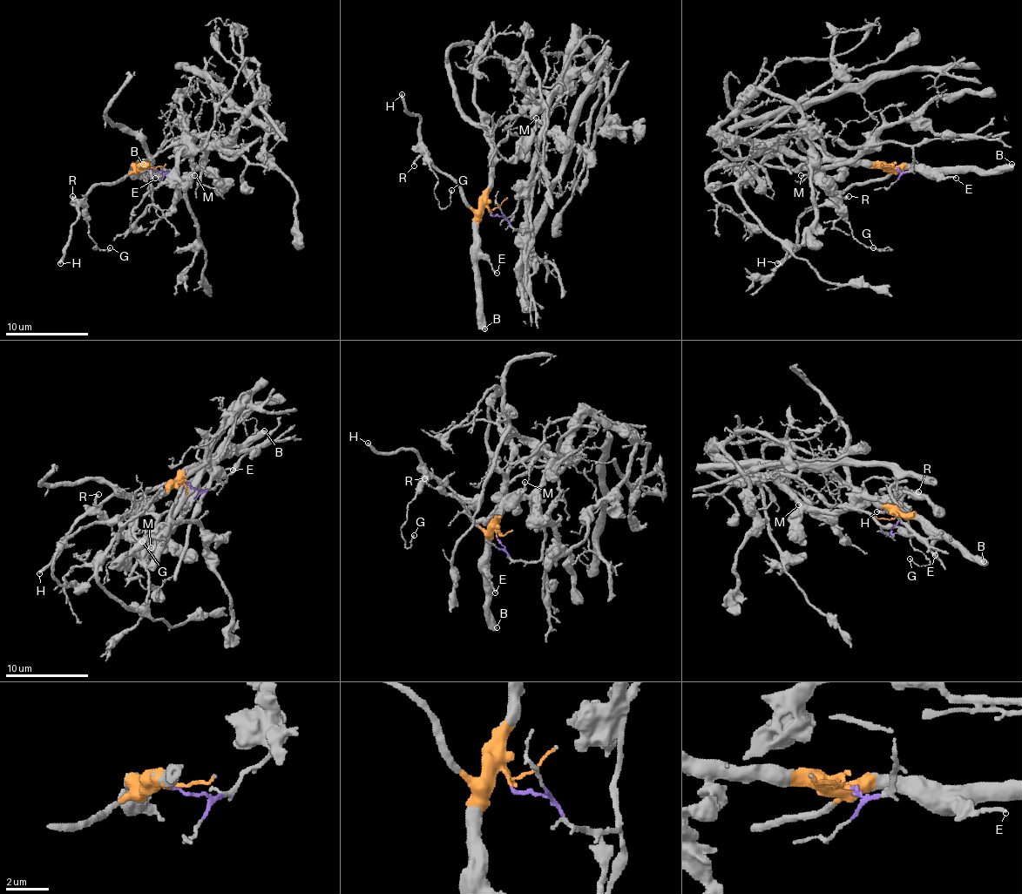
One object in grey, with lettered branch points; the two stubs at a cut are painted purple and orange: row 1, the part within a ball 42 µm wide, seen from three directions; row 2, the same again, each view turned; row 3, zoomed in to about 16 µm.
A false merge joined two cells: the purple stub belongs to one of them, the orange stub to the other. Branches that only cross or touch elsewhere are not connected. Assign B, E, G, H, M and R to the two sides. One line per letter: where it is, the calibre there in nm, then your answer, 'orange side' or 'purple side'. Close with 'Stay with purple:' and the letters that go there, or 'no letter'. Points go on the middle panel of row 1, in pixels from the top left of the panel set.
B: (484, 328) | 600 nm | orange side
E: (497, 273) | 140 nm | orange side
G: (451, 190) | 130 nm | orange side
H: (402, 94) | 260 nm | orange side
M: (536, 118) | 130 nm | purple side
R: (414, 165) | 200 nm | orange side
Stay with purple: M

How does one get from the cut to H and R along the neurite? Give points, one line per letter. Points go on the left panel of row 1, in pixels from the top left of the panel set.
H: (147, 169), (138, 167), (123, 179), (100, 182), (81, 200), (79, 217), (71, 227), (61, 262)
R: (147, 169), (138, 167), (123, 179), (100, 182), (84, 199), (77, 200), (73, 196)

